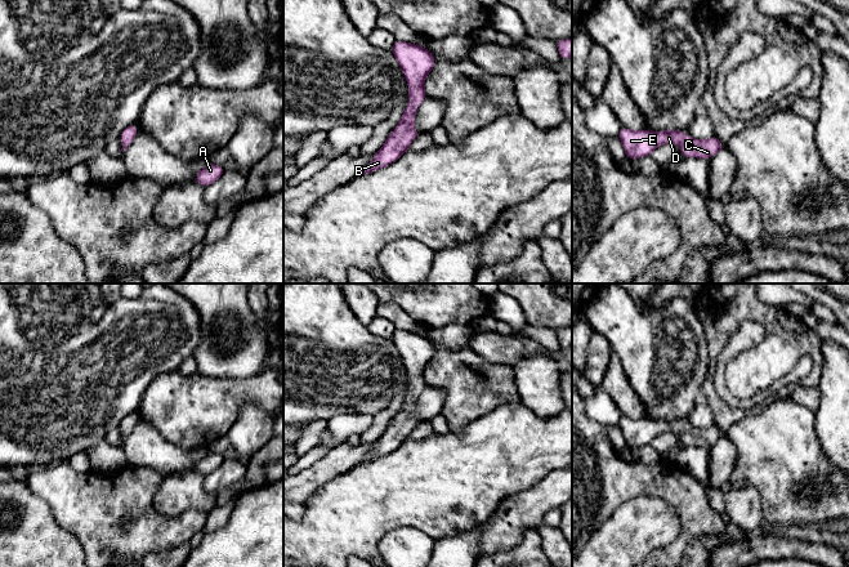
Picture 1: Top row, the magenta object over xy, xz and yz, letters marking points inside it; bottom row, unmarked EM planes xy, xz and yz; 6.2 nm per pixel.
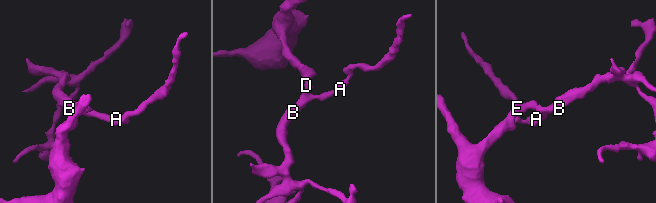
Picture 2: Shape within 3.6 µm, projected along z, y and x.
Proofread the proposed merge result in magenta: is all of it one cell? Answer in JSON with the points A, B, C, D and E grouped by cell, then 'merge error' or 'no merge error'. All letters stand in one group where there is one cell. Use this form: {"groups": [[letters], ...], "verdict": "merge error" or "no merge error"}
{"groups": [["A", "B", "C", "D", "E"]], "verdict": "no merge error"}

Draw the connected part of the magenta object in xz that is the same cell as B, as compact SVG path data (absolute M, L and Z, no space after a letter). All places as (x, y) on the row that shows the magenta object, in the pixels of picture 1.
M397 40L392 53L398 61L408 85L411 103L406 106L397 128L389 134L384 146L374 155L374 160L361 174L368 174L398 160L420 134L414 128L416 108L426 97L424 82L434 68L434 55L420 45Z

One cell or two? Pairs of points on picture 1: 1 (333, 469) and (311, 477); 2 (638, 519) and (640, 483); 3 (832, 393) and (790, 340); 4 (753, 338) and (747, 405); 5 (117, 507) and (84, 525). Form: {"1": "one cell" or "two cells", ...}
{"1": "one cell", "2": "two cells", "3": "two cells", "4": "one cell", "5": "one cell"}

